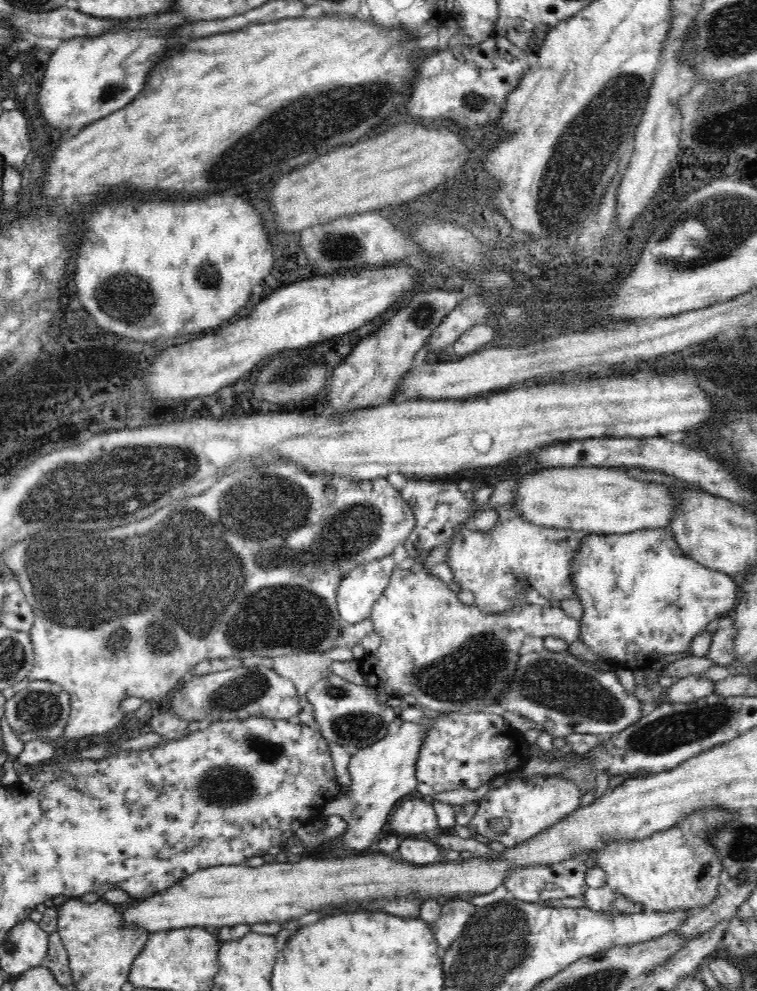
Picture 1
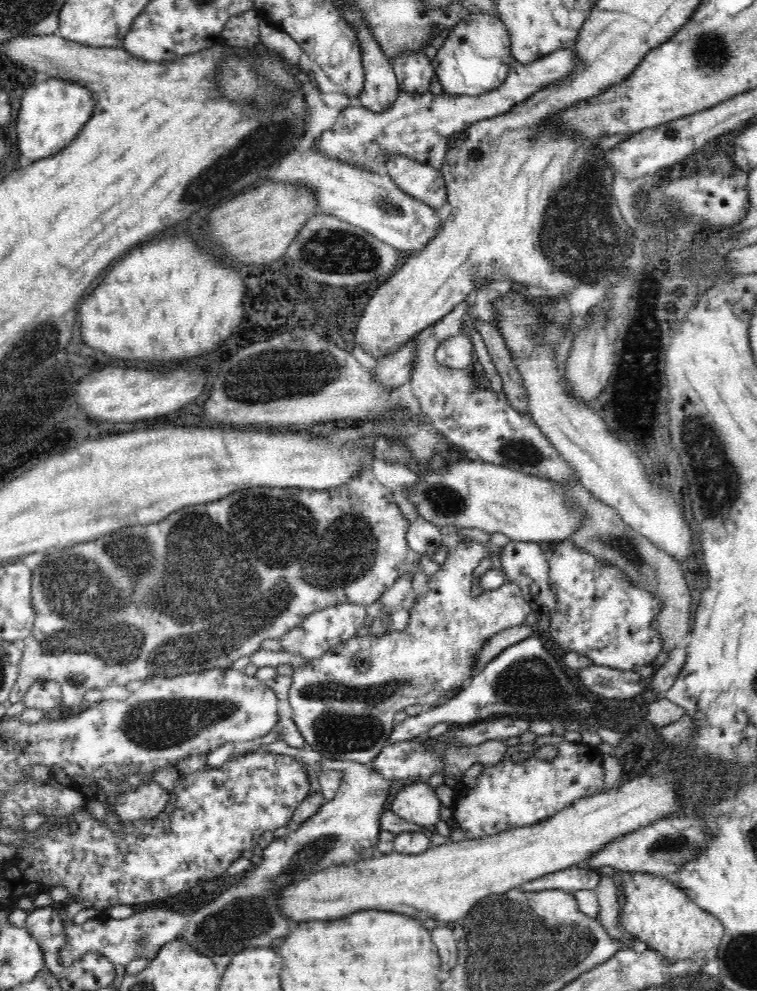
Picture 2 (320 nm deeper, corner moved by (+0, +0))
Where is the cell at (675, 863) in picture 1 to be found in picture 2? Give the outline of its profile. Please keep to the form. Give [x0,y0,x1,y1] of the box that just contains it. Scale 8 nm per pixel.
[621,872,724,973]

